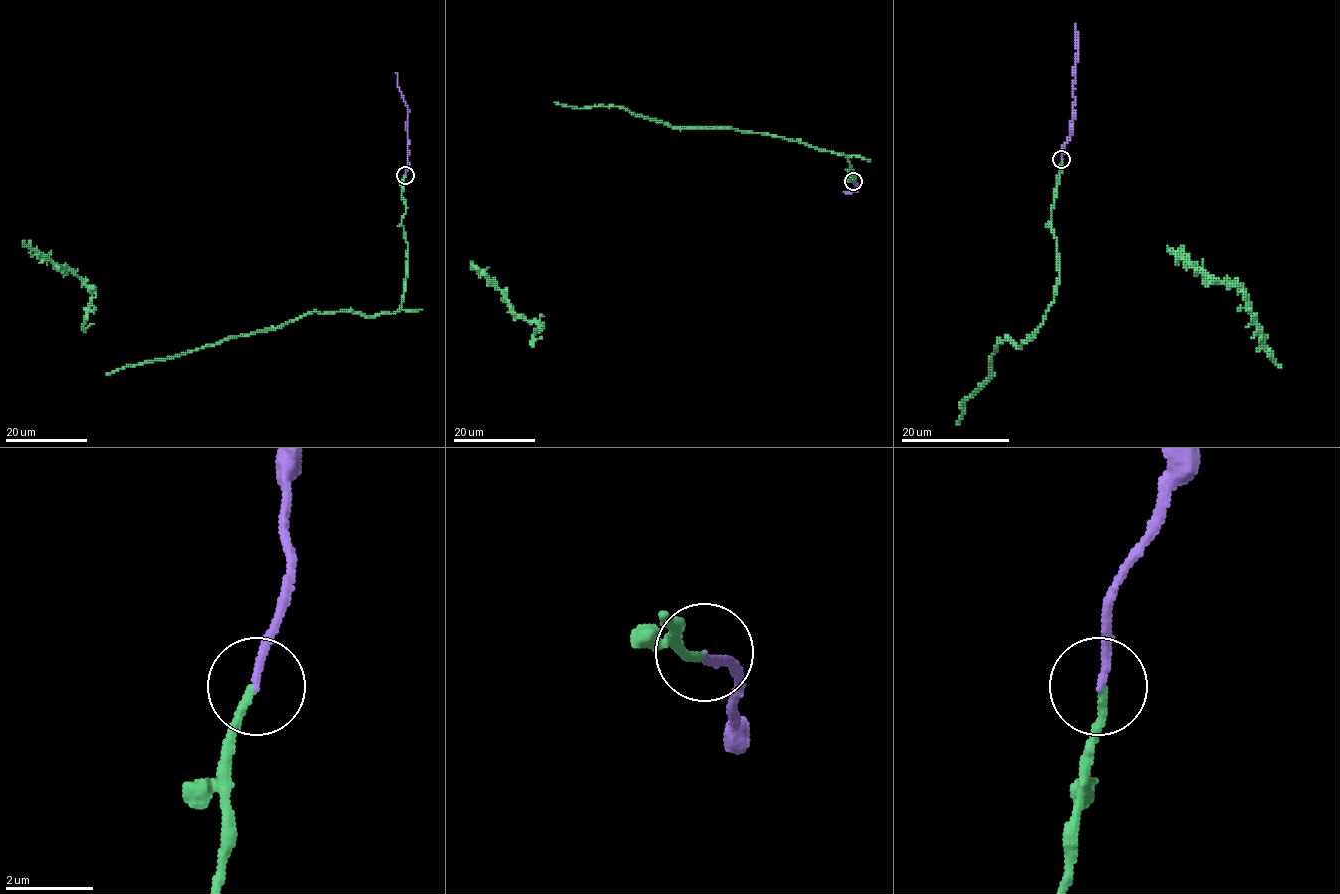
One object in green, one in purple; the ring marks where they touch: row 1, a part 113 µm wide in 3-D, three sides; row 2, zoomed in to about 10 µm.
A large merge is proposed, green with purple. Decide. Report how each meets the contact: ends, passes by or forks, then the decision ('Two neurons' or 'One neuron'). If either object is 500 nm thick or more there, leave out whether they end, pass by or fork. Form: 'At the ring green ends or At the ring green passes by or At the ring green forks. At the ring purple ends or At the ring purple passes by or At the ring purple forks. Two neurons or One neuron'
At the ring green ends. At the ring purple ends. Two neurons

